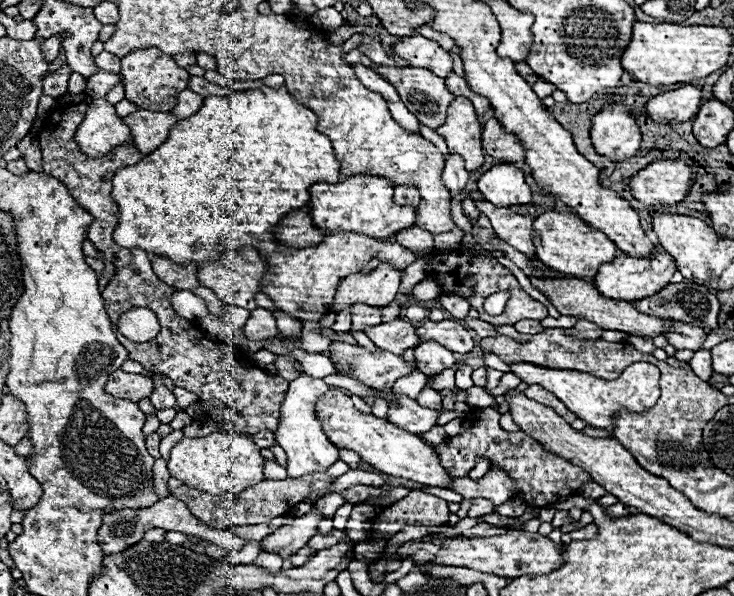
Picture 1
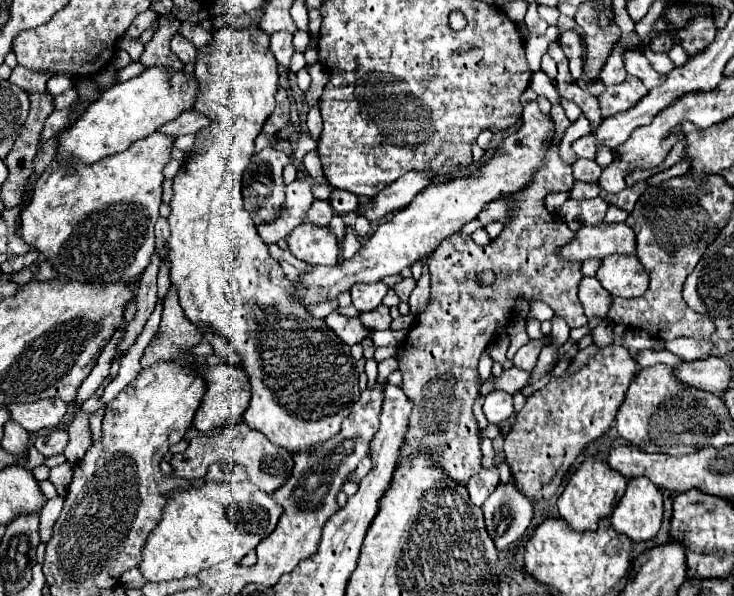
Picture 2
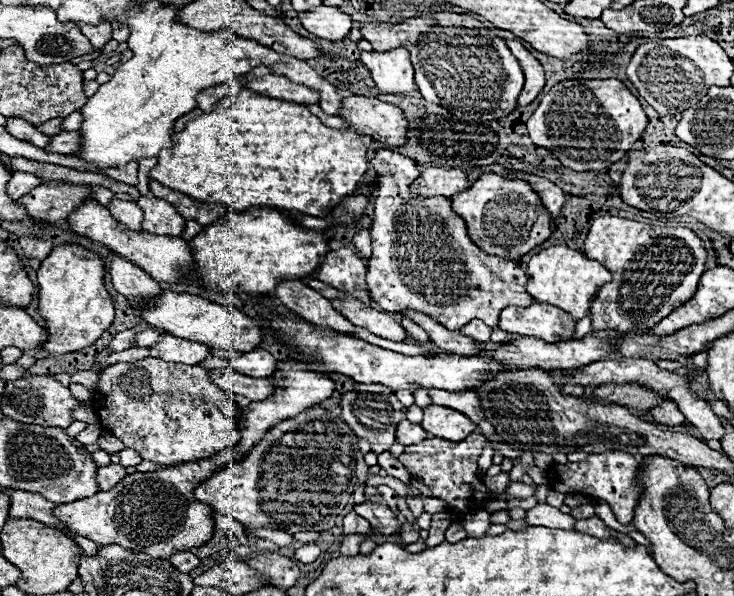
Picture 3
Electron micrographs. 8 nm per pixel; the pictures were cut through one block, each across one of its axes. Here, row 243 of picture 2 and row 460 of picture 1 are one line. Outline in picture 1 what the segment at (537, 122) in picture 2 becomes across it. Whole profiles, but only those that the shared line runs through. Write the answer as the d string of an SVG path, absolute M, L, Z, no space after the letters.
M328 390L326 394L322 394L316 404L316 414L332 444L336 444L338 448L348 448L358 452L360 458L372 464L376 470L390 476L408 478L426 486L440 486L440 488L452 486L454 478L448 474L448 470L444 470L444 466L440 466L440 458L428 442L424 442L418 434L398 428L384 418L376 418L374 414L364 414L356 410L350 396L346 396L344 392Z

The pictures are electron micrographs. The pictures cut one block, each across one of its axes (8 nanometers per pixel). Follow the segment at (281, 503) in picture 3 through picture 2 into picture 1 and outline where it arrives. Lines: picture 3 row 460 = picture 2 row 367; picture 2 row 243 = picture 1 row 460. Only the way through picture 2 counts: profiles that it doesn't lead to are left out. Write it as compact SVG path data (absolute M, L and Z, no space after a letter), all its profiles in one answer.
M214 432L202 438L182 438L172 448L168 460L168 470L174 478L208 494L238 494L246 486L254 486L264 478L262 466L264 458L260 454L260 448L246 434L240 432Z

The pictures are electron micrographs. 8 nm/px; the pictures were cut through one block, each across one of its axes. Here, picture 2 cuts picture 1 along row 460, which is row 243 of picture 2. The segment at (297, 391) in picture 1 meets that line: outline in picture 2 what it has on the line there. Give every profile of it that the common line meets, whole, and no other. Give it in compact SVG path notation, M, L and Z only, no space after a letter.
M300 224L286 238L290 252L310 266L334 266L338 256L336 238L328 228Z

